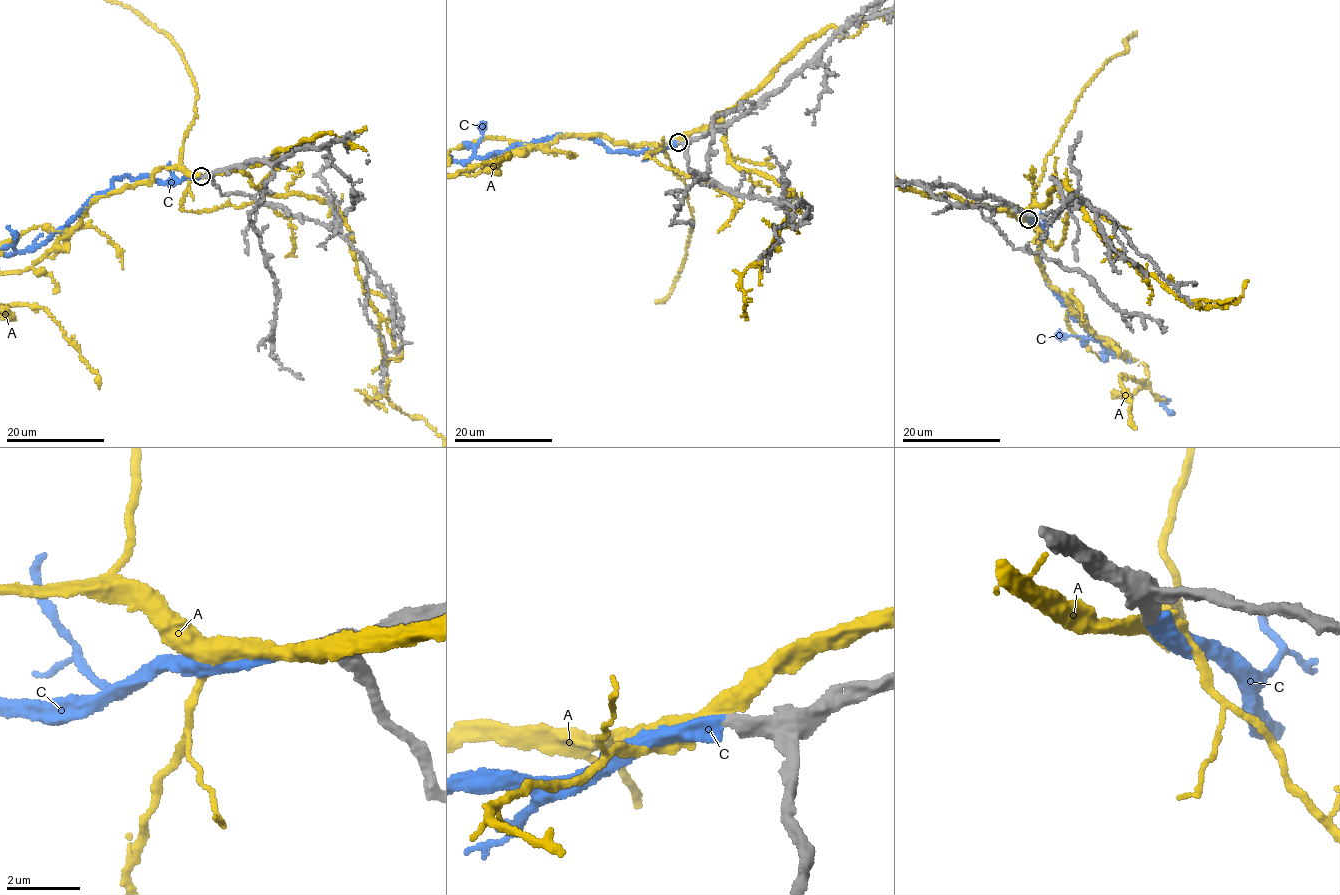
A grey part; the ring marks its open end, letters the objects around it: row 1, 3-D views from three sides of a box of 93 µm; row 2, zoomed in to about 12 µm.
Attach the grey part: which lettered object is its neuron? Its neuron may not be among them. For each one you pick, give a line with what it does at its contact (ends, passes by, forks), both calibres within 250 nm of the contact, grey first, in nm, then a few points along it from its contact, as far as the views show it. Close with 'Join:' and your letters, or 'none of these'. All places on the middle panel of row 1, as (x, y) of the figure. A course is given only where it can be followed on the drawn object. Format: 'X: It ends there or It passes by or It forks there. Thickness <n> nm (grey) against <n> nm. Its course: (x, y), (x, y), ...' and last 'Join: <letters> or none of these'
C: It ends there. Thickness 320 nm (grey) against 340 nm
Join: C

